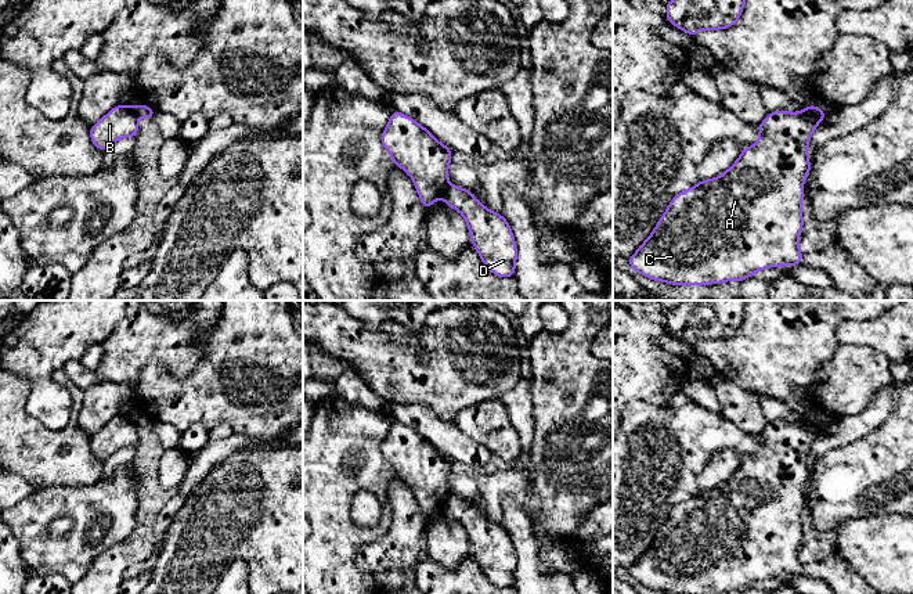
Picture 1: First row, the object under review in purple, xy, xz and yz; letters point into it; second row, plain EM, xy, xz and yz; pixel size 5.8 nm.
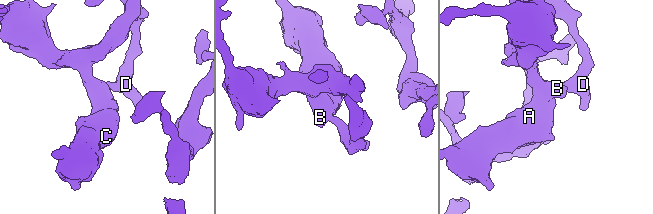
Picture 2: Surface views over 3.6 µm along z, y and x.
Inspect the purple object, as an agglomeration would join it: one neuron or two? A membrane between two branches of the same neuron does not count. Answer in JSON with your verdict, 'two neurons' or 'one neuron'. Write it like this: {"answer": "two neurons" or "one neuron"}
{"answer": "two neurons"}

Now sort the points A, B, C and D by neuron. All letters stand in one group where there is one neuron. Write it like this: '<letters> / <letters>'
A B C / D

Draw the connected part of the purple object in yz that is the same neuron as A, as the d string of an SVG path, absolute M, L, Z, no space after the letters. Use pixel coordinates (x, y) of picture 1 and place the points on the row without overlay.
M811 415L800 422L773 421L758 435L759 450L741 460L737 471L721 486L700 490L694 497L676 504L653 543L628 569L631 579L654 591L668 594L721 594L743 591L754 583L777 576L800 576L804 562L798 551L804 537L801 514L804 490L811 482L808 453L819 431Z

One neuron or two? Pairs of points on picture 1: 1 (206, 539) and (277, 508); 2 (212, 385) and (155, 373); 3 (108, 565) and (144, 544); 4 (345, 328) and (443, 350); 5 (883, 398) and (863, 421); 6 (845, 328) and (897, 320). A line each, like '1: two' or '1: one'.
1: one
2: one
3: one
4: one
5: one
6: one

